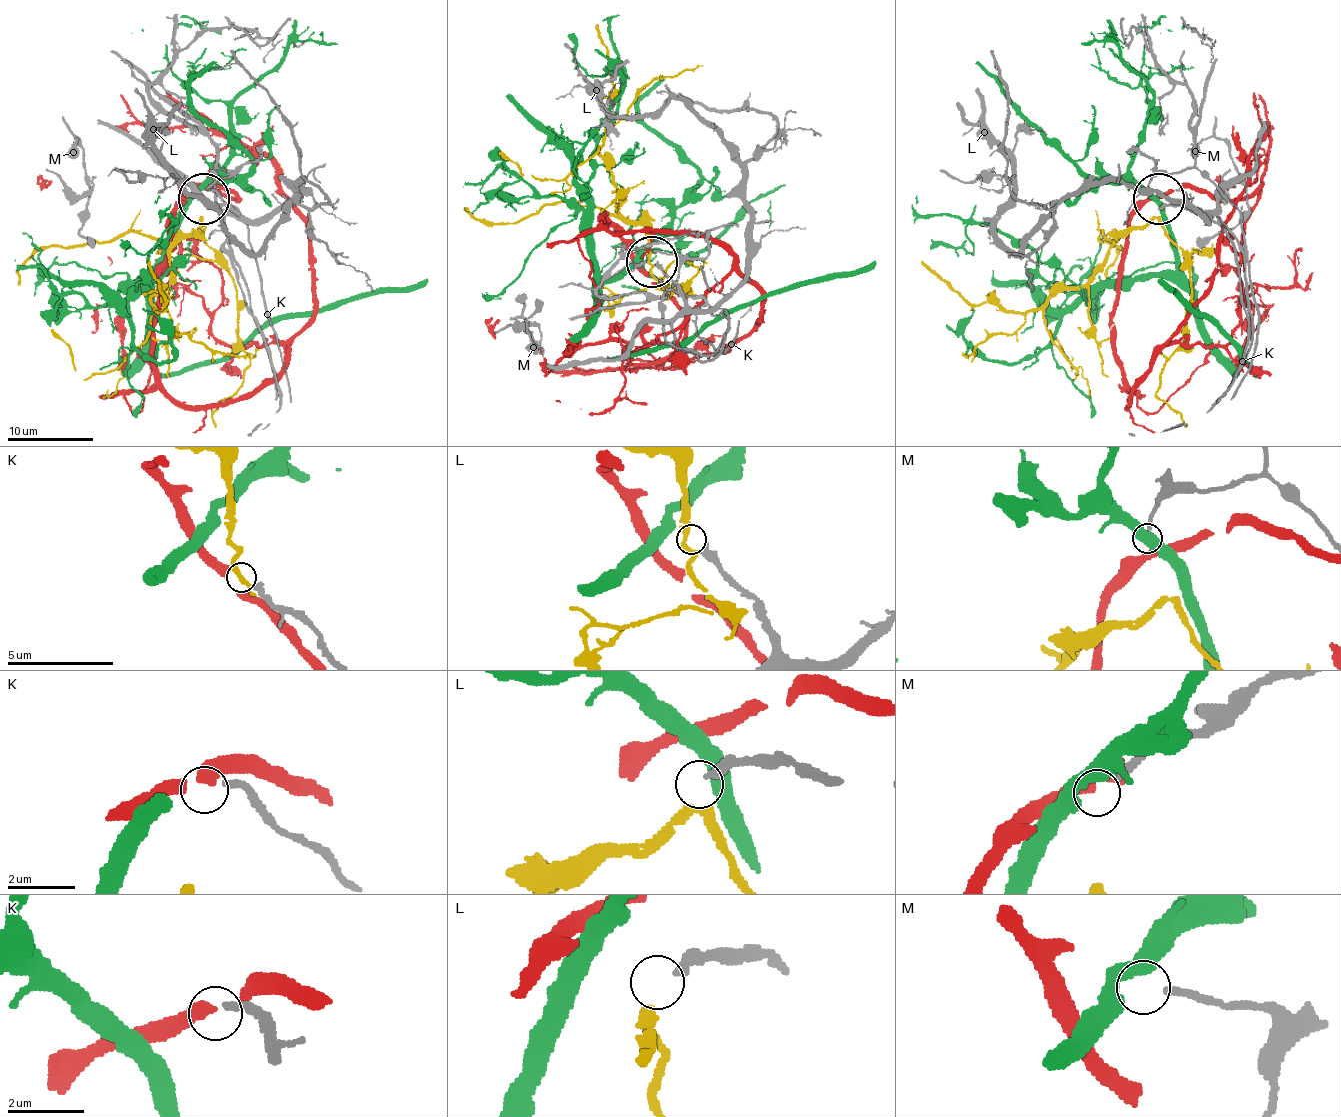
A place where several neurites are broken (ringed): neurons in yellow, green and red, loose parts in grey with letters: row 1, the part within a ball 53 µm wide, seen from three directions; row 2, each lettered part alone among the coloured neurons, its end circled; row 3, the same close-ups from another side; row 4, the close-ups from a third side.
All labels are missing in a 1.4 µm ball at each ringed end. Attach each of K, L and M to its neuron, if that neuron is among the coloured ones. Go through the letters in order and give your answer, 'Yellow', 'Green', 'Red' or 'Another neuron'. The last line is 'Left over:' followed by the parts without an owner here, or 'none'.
K: Red
L: Yellow
M: Another neuron
Left over: M

